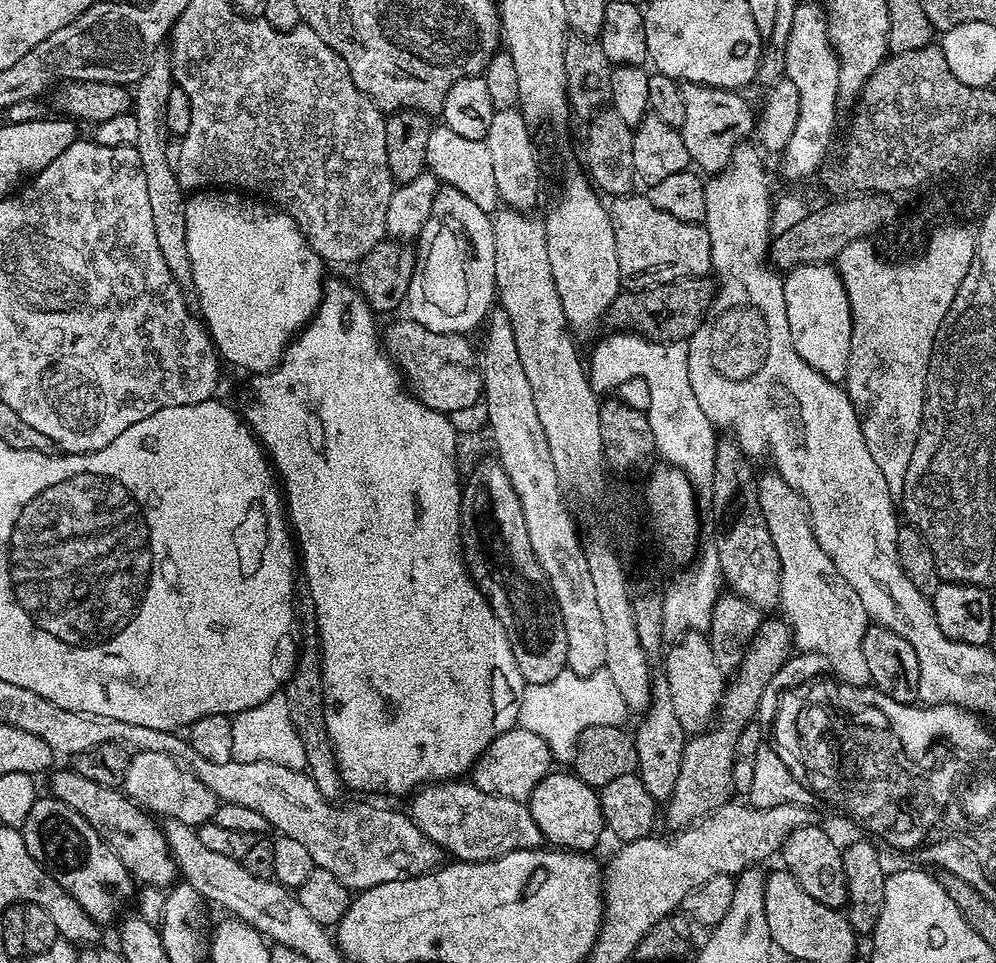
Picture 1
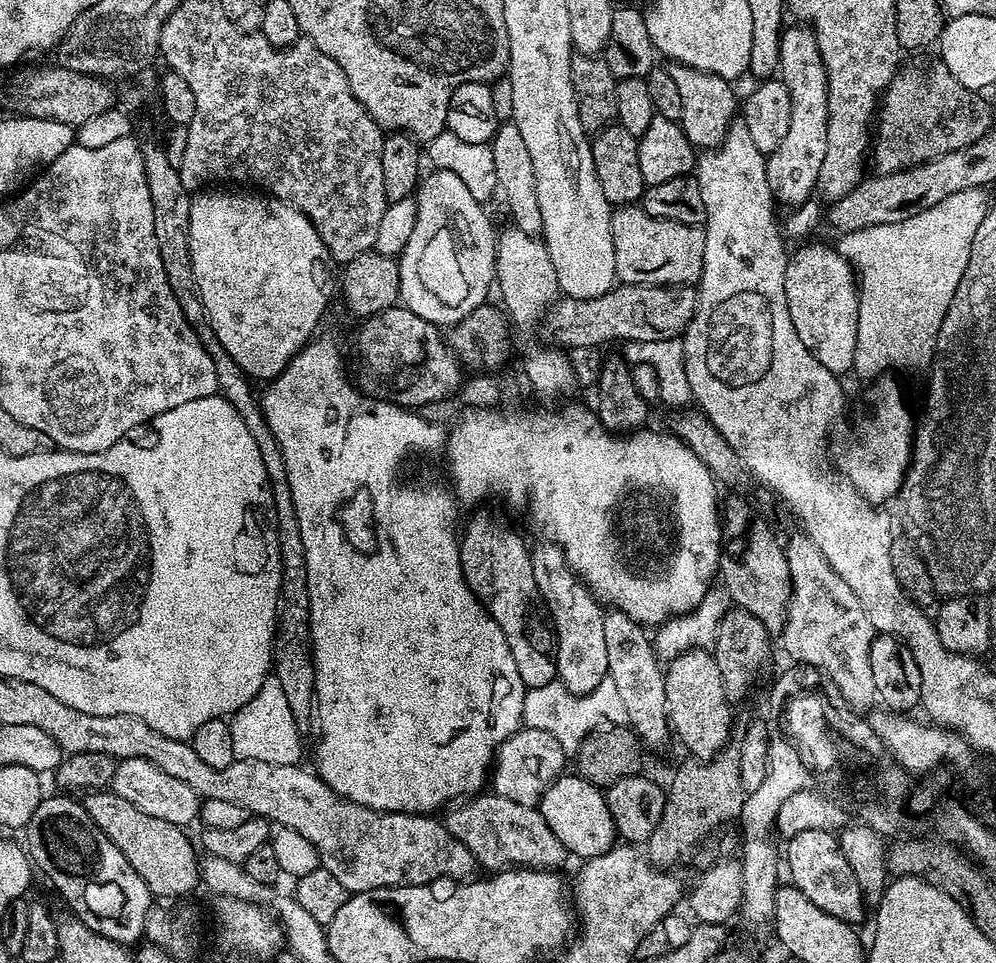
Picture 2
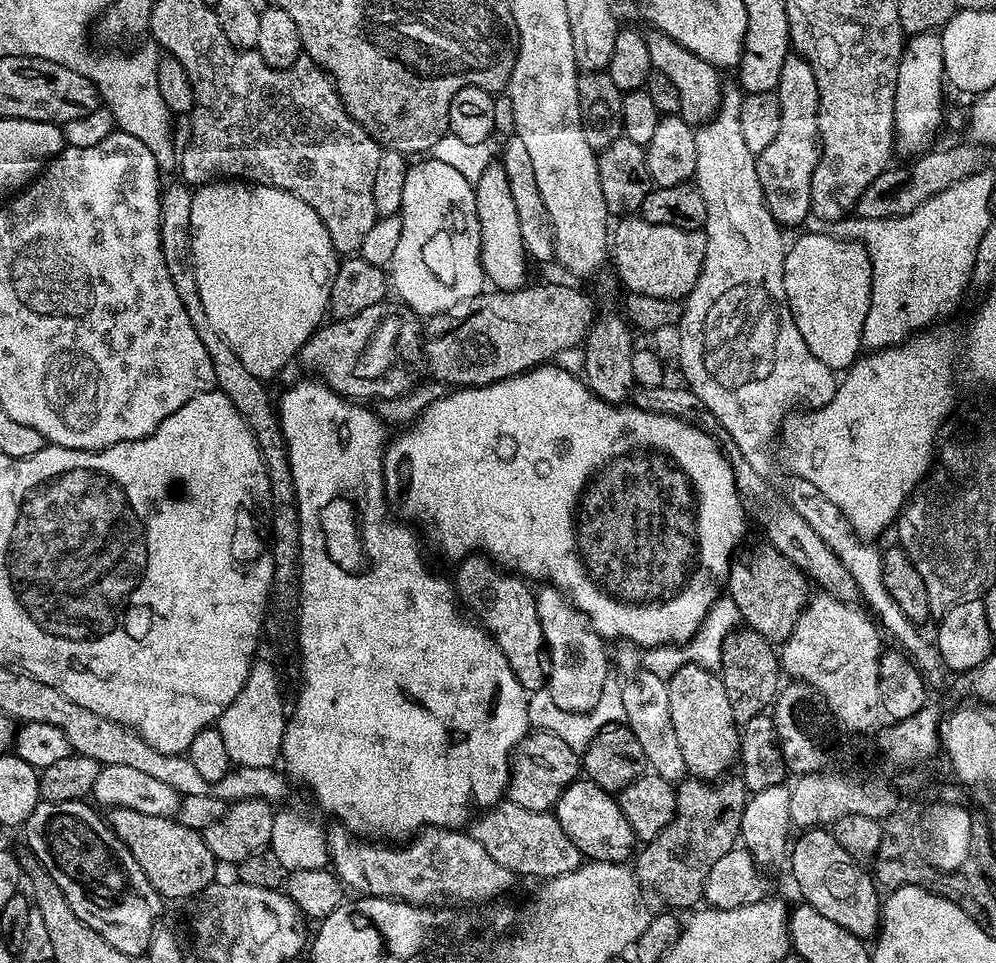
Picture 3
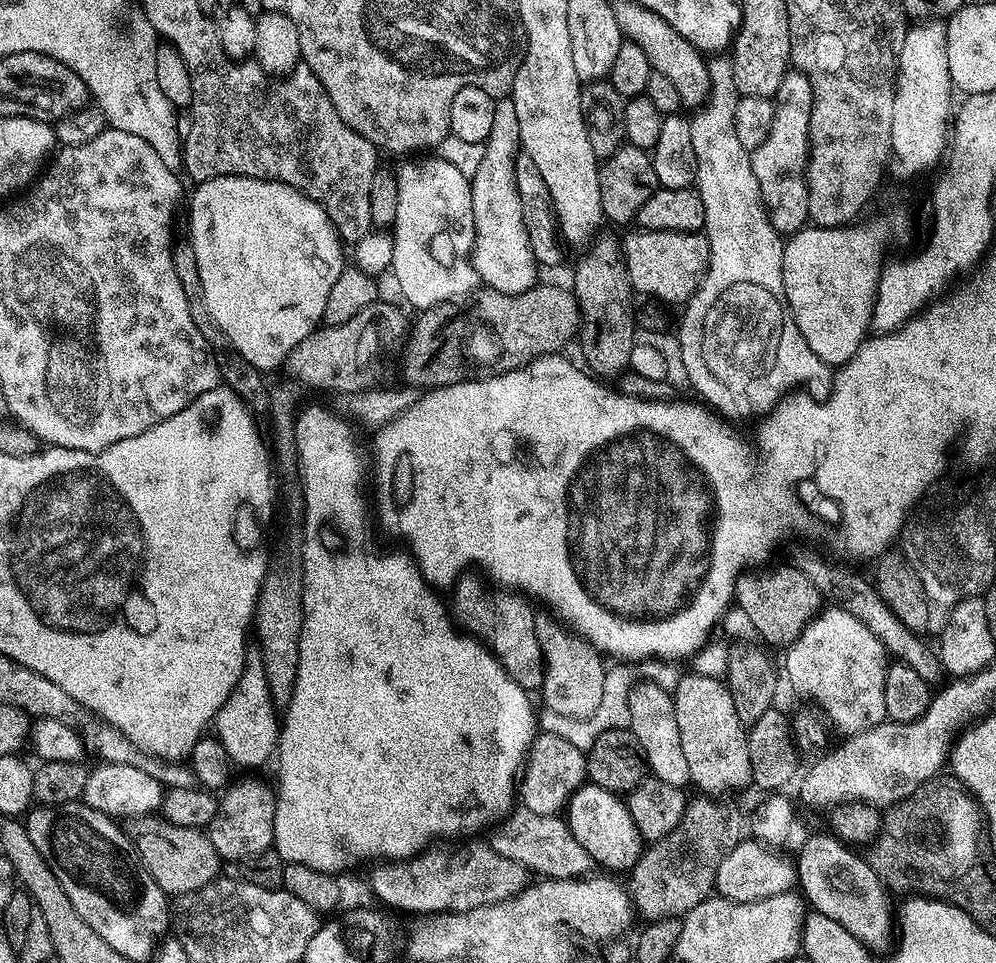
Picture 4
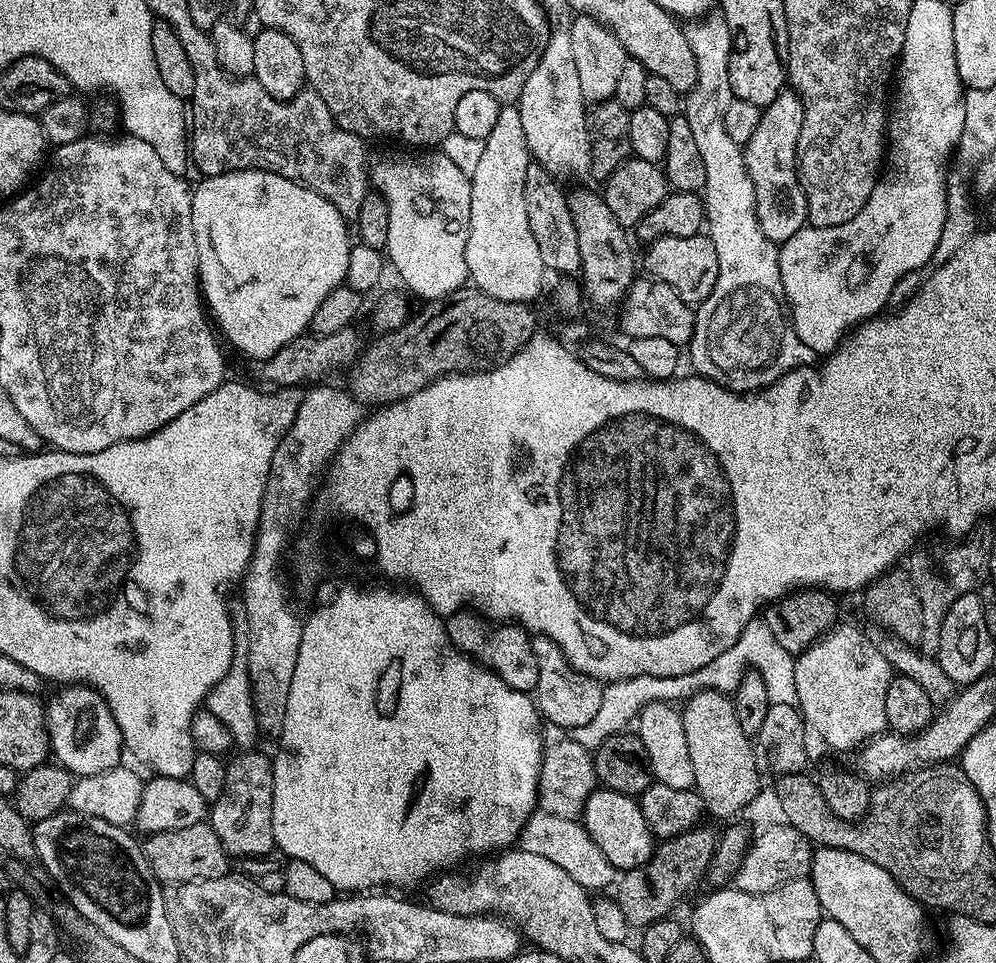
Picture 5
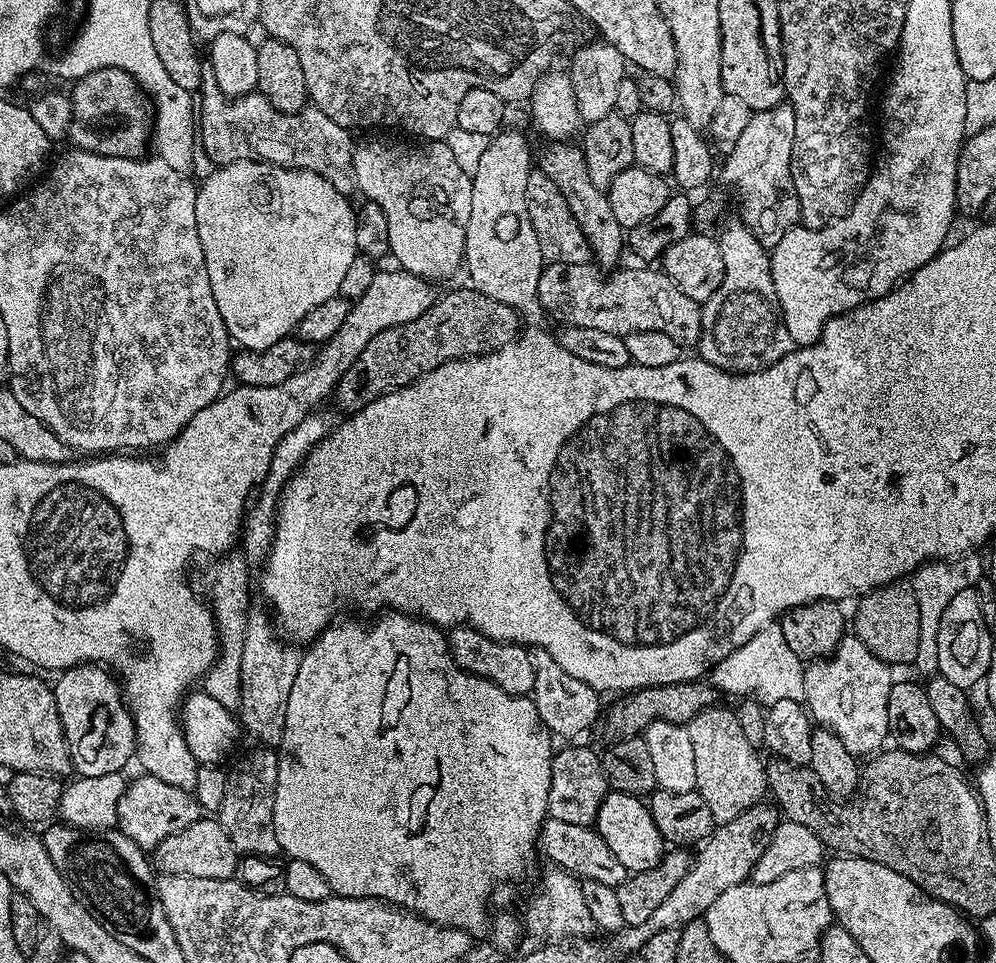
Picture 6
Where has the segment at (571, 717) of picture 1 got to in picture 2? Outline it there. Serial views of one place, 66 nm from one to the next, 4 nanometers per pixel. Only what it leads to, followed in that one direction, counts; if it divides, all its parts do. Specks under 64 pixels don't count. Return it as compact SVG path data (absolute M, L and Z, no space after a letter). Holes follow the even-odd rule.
M605 678L594 686L592 692L579 694L570 691L559 679L551 680L546 686L529 688L524 694L524 718L523 723L529 728L546 730L558 738L562 750L566 754L574 754L595 728L605 724L627 725L628 715L626 705L622 703L622 697L618 694L614 682Z

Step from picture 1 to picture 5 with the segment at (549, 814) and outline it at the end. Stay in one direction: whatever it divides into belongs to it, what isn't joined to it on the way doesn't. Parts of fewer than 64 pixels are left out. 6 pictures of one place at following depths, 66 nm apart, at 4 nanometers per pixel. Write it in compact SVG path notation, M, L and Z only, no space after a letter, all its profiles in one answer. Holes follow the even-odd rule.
M600 786L586 798L582 823L594 846L606 854L606 858L621 873L629 872L646 863L654 851L654 837L642 818L639 803L631 796L623 796L614 790Z

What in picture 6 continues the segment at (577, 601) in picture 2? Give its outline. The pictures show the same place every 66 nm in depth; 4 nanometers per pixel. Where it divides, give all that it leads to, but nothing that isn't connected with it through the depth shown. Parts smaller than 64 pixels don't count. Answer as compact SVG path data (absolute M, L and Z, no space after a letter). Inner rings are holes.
M532 648L530 651L530 666L534 668L534 684L530 693L532 704L536 707L536 713L545 729L553 737L559 736L576 736L579 732L584 732L596 719L601 719L602 708L600 712L601 693L596 689L586 686L586 682L582 682L578 678L570 678L570 674L566 674L566 670L562 670L562 666L558 666L558 662L554 662L554 658L545 648Z

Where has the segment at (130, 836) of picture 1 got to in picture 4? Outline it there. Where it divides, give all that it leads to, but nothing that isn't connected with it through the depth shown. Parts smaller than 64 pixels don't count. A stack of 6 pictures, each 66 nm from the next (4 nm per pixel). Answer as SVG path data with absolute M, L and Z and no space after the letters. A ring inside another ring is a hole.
M149 814L139 817L131 825L130 835L146 874L150 874L150 878L154 878L154 882L158 882L160 889L169 897L184 896L221 875L222 861L214 850L207 831L174 826L163 815Z

